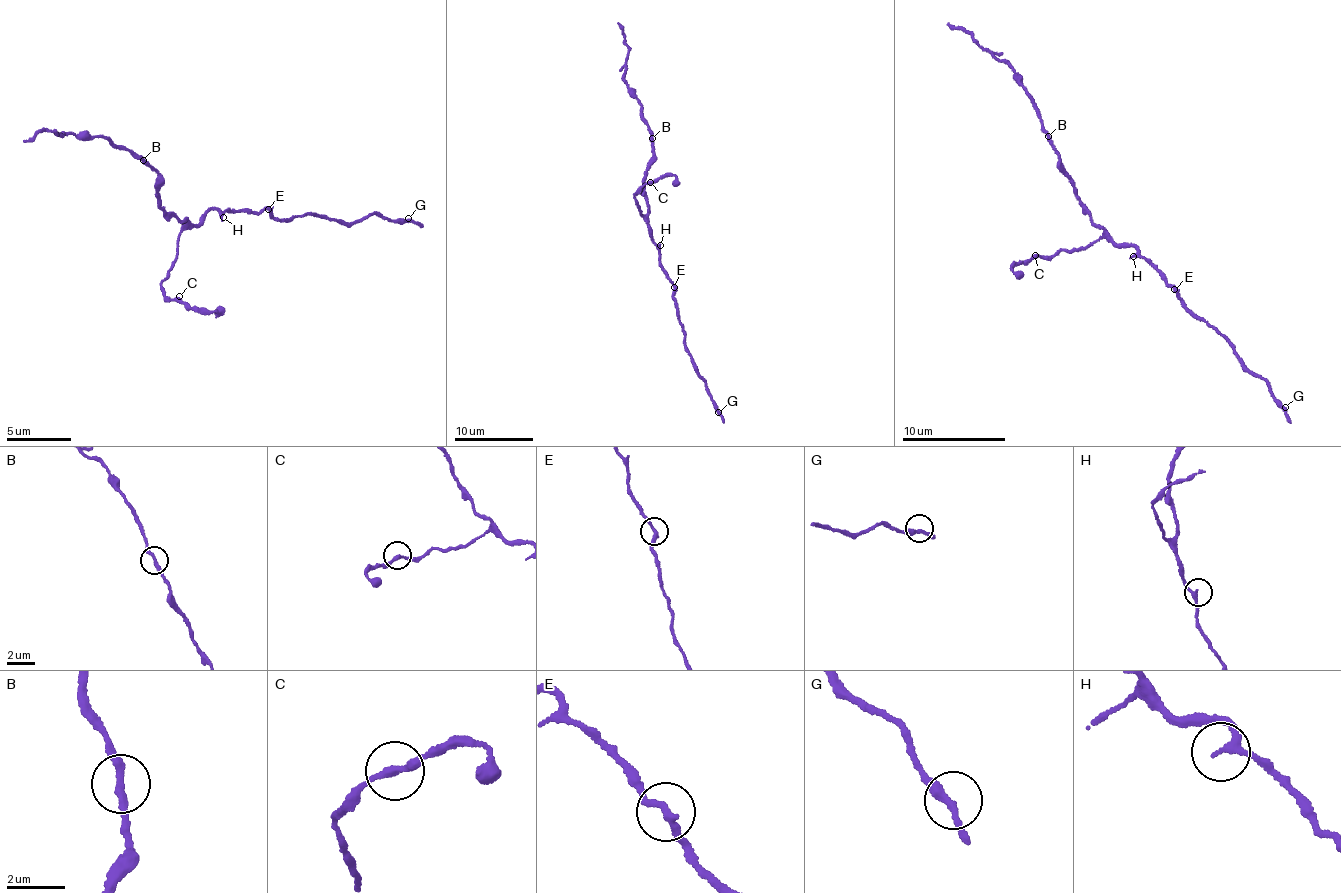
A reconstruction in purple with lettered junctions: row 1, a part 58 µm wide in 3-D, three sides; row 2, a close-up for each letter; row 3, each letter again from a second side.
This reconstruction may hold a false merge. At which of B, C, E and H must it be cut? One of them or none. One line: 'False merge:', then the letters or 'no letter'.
False merge: no letter

